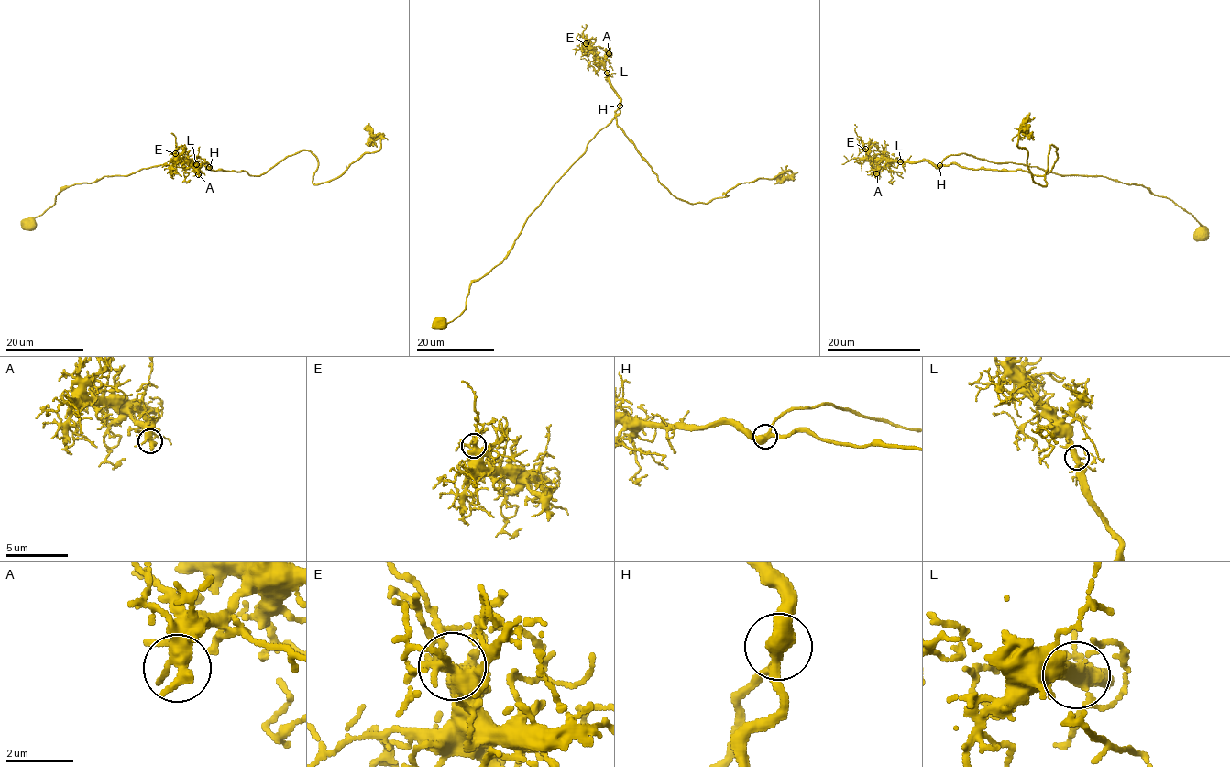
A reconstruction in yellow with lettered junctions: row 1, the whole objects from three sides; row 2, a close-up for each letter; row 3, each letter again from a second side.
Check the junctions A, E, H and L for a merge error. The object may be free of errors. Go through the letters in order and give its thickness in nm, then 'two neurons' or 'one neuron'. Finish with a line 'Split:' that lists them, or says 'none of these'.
A: 340 nm | one neuron
E: 380 nm | one neuron
H: 400 nm | one neuron
L: 360 nm | one neuron
Split: none of these

